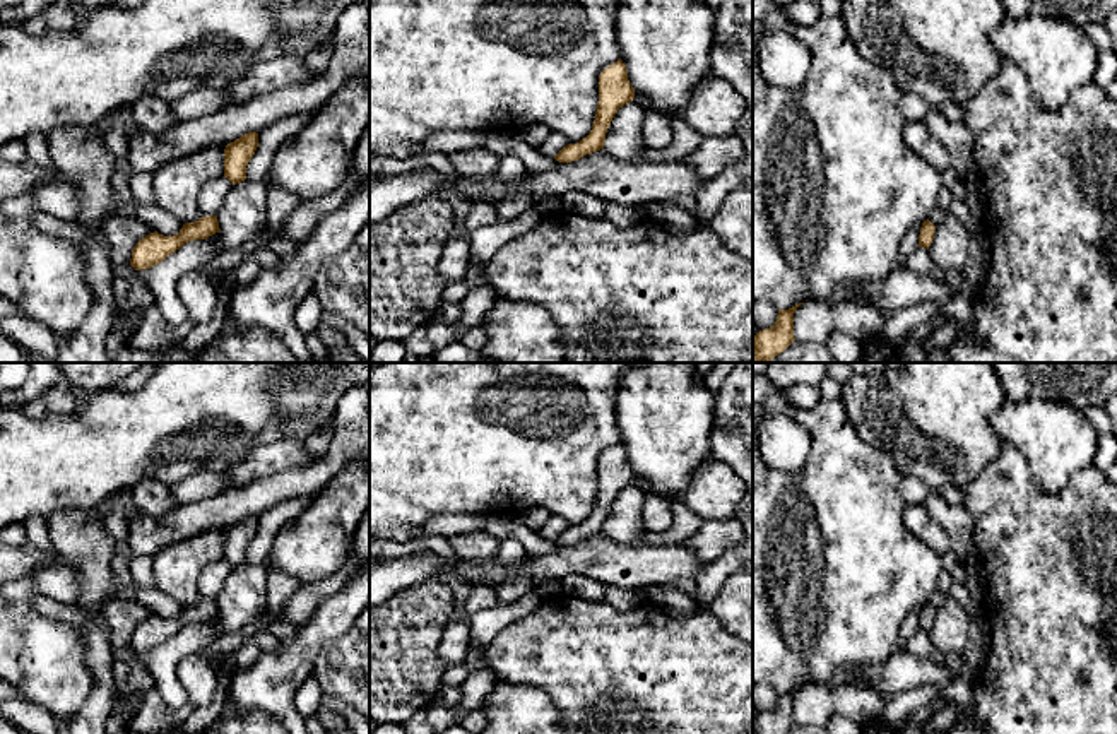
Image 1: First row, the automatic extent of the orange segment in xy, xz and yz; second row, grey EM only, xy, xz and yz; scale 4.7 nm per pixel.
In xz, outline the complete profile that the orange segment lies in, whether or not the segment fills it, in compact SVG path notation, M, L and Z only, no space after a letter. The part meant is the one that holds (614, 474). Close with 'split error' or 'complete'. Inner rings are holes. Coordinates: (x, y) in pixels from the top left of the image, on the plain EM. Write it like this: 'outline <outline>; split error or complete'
outline M619 441L599 459L599 488L590 517L576 527L563 530L554 542L559 546L578 544L580 541L604 532L607 512L619 491L631 486L635 472L628 464L626 448Z; complete

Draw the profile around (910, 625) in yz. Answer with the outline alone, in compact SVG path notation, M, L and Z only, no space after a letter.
M922 606L915 607L908 613L908 616L903 621L900 633L898 633L896 650L907 650L910 638L919 630L920 611L922 611Z

